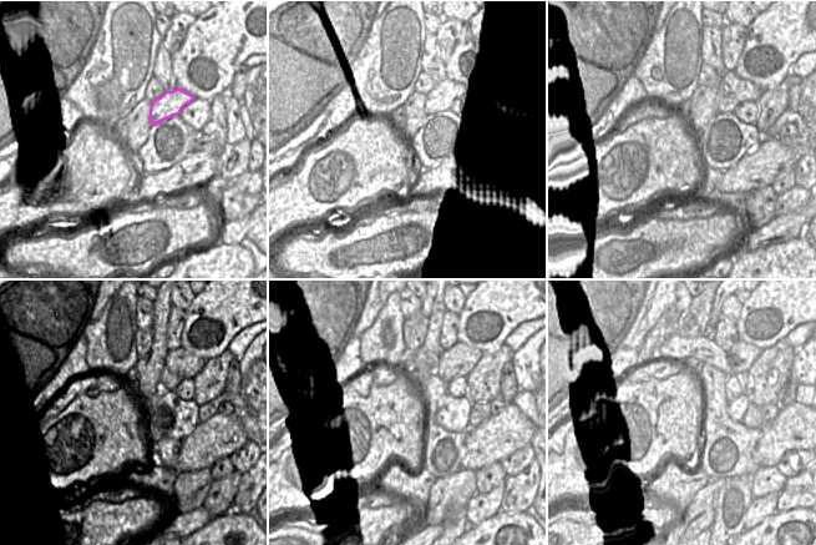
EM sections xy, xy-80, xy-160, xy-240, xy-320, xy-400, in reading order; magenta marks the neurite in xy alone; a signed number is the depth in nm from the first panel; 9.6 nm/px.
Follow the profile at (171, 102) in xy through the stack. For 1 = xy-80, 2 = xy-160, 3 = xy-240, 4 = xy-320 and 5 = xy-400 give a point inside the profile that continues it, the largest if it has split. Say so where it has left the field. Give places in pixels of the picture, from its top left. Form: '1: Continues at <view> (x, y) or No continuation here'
1: Continues at xy-80 (447, 96)
2: Continues at xy-160 (733, 91)
3: Continues at xy-240 (180, 364)
4: Continues at xy-320 (459, 361)
5: Continues at xy-400 (741, 356)

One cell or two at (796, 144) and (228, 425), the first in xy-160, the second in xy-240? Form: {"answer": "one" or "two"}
{"answer": "two"}

